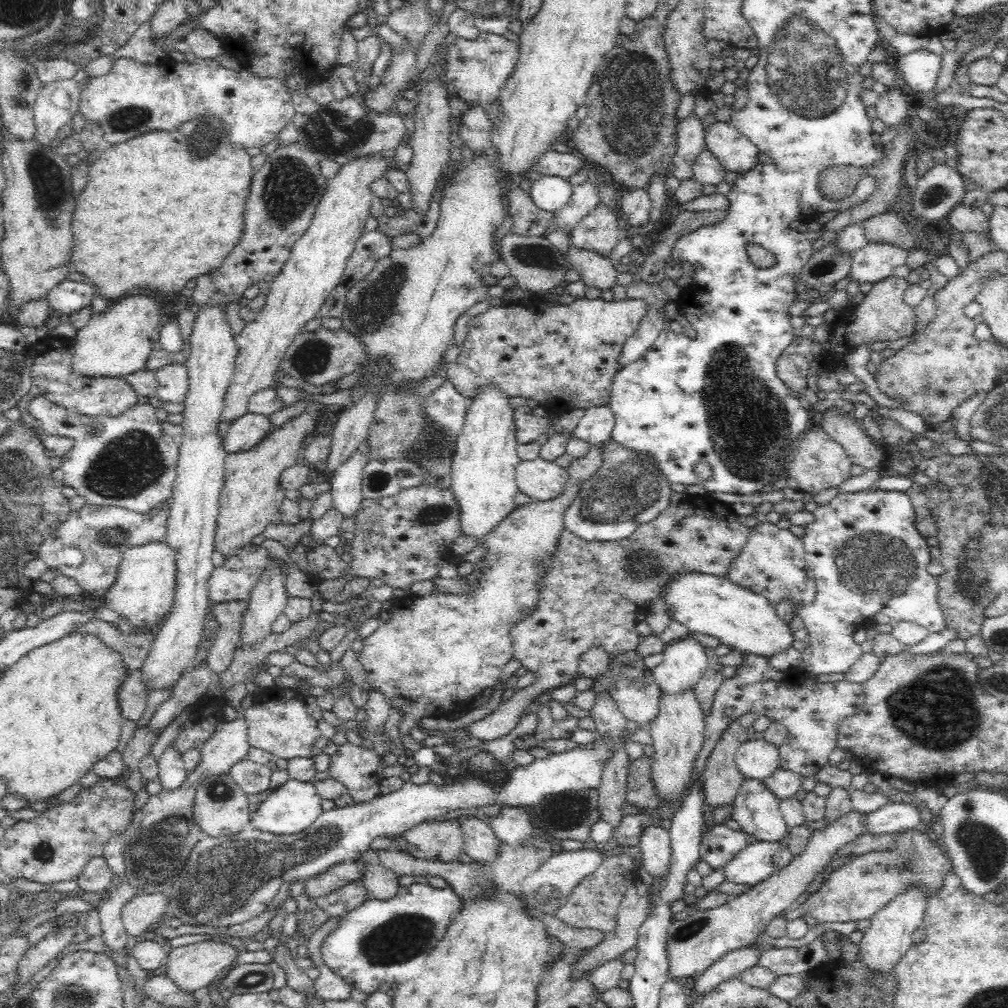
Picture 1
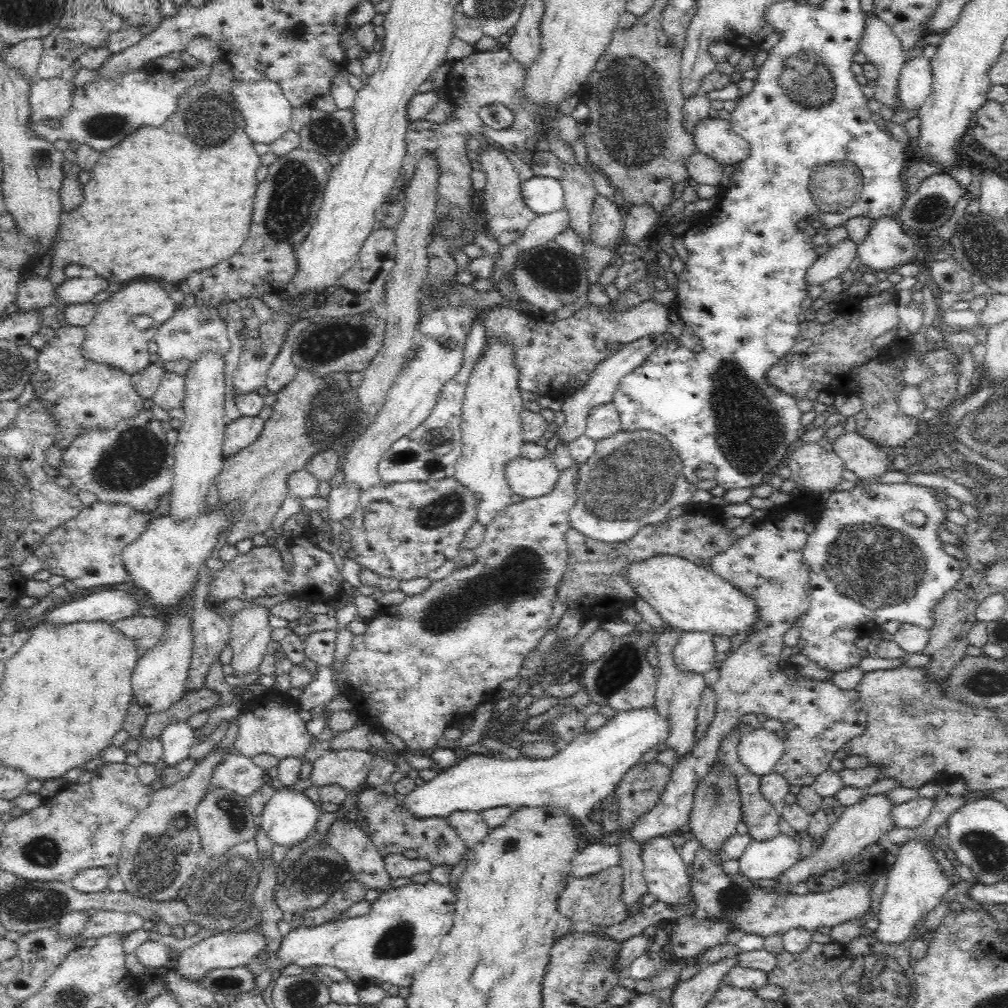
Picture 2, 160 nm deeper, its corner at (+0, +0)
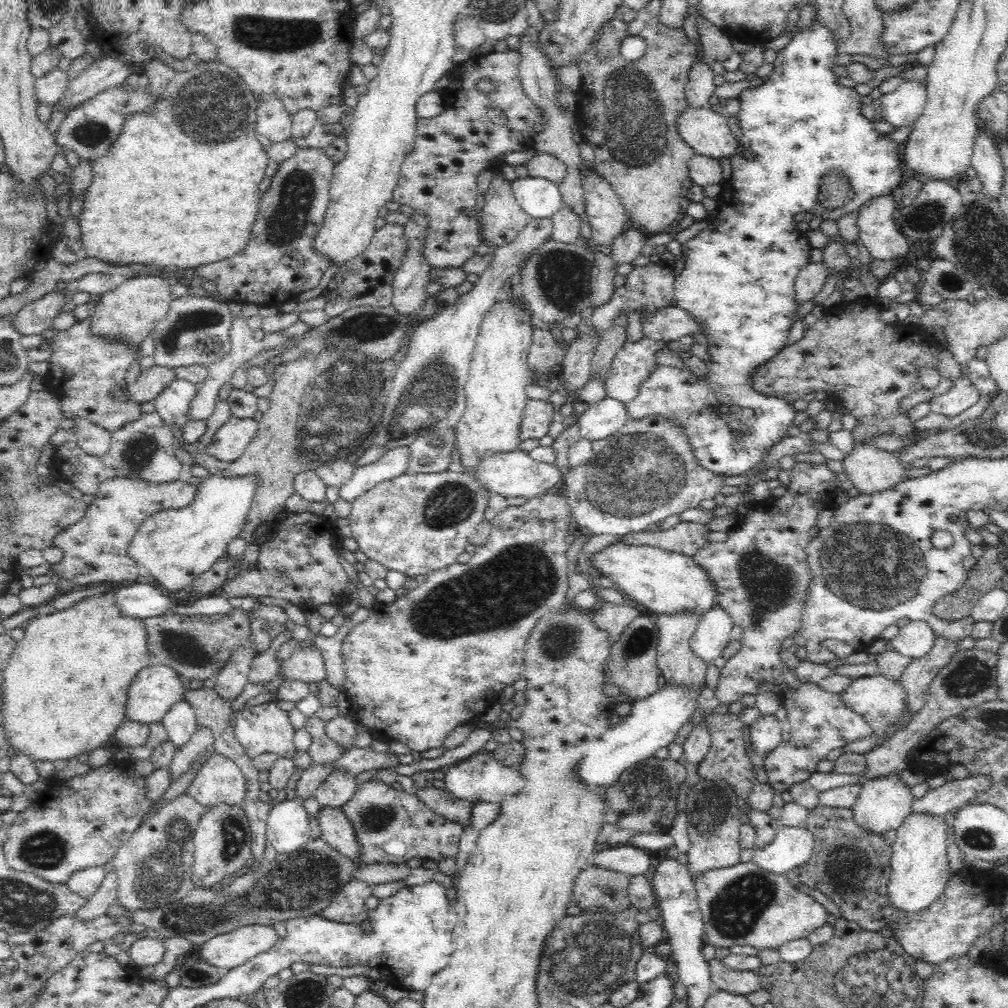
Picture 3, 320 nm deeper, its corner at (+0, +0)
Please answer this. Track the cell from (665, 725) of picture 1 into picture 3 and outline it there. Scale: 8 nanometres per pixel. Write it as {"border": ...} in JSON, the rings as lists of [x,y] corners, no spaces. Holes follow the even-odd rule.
{"border":[[[687,609],[684,612],[670,612],[658,614],[656,626],[659,630],[659,643],[657,646],[657,663],[663,674],[661,682],[675,684],[676,686],[694,686],[700,684],[706,676],[707,664],[700,656],[696,656],[690,646],[700,614]]]}

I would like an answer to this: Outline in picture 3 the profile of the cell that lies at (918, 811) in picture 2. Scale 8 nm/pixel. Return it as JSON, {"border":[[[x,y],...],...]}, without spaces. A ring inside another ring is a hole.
{"border":[[[970,775],[963,780],[947,782],[944,786],[930,789],[924,798],[916,799],[912,804],[912,813],[941,816],[957,813],[968,804],[974,804],[978,794],[984,794],[992,788],[994,781],[982,775]]]}

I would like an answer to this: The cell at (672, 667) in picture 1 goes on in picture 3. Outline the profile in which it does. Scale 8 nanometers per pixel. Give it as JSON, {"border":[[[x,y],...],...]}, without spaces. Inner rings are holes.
{"border":[[[710,606],[702,612],[690,646],[696,656],[700,656],[707,664],[712,664],[718,656],[722,656],[724,648],[731,641],[730,633],[735,626],[729,612],[725,608]]]}

